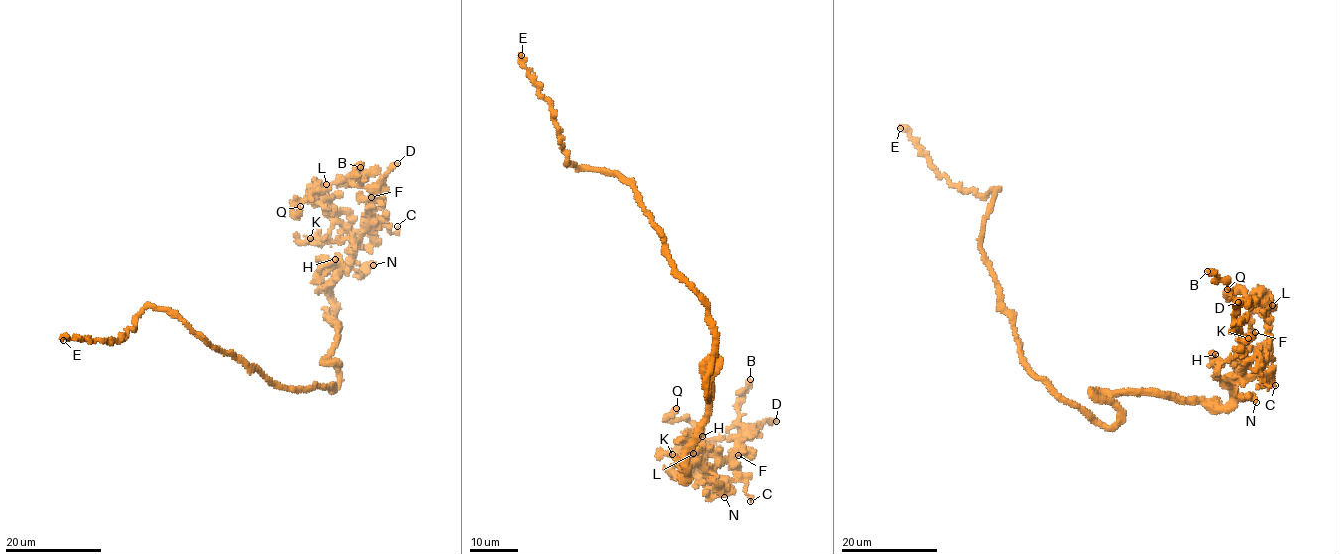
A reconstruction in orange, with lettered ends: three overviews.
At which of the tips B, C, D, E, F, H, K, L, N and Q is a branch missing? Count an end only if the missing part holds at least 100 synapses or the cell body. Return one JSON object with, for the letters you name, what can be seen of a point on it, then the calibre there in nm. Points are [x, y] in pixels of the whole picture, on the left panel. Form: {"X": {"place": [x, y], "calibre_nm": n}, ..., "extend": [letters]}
{"extend": []}

